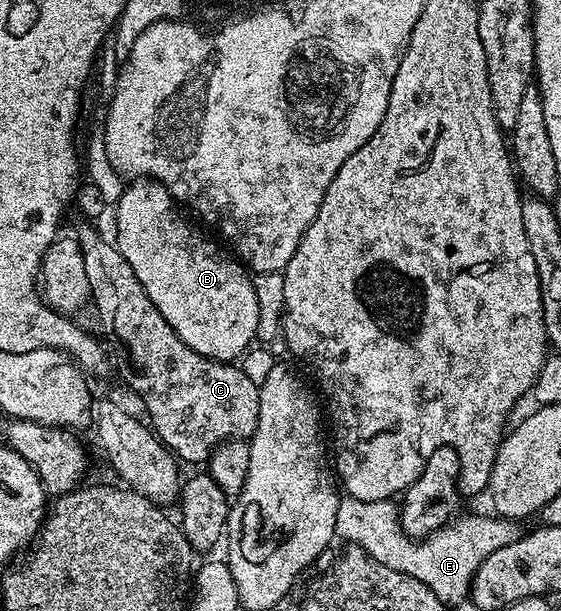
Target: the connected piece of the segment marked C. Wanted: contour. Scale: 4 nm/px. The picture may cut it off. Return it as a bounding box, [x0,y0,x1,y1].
[76,229,261,462]

